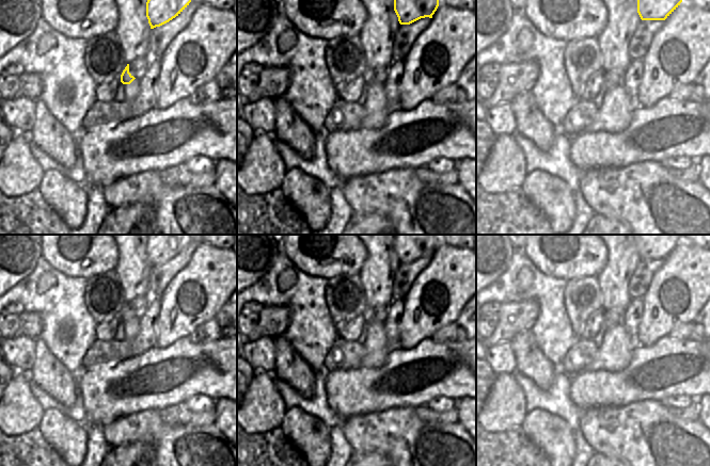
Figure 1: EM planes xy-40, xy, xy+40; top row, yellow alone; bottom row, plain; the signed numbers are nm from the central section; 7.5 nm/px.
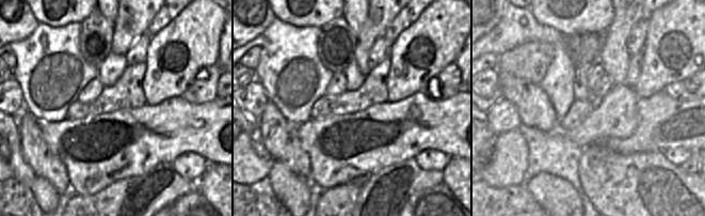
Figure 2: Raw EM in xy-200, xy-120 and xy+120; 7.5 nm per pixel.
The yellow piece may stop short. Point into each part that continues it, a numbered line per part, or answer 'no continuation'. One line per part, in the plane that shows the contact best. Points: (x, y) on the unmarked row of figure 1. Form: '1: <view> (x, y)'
no continuation

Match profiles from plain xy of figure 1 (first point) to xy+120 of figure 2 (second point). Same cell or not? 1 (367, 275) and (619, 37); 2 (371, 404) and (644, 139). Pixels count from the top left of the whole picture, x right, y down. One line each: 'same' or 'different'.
1: same
2: same

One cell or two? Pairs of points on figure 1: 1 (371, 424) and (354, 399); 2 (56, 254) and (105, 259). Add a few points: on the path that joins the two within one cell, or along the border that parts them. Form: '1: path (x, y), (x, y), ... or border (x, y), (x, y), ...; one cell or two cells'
1: border (389, 407), (379, 412), (357, 414), (343, 421); two cells
2: path (67, 259), (82, 261), (88, 257), (93, 257); one cell

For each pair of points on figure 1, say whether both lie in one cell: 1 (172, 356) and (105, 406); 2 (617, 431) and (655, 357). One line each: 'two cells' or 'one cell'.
1: one cell
2: two cells

